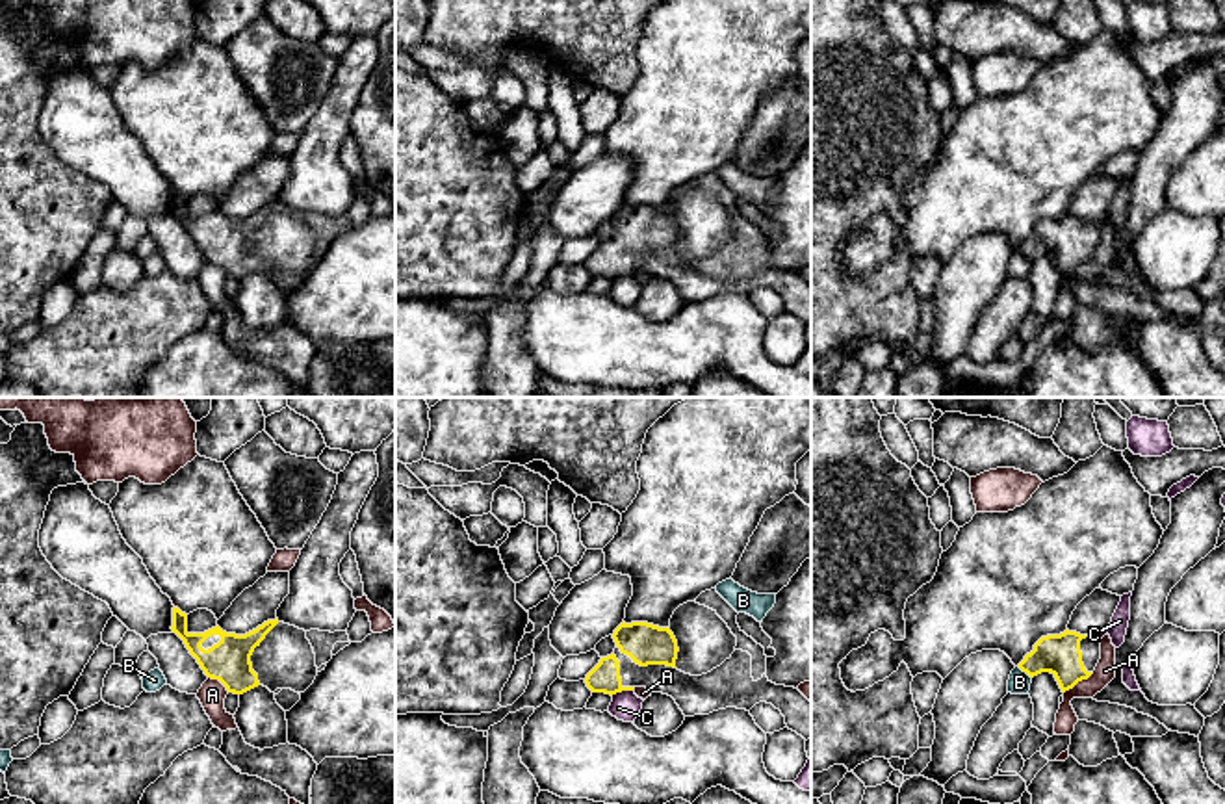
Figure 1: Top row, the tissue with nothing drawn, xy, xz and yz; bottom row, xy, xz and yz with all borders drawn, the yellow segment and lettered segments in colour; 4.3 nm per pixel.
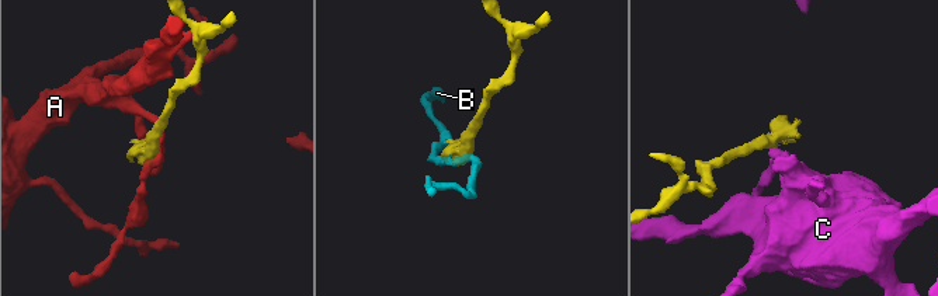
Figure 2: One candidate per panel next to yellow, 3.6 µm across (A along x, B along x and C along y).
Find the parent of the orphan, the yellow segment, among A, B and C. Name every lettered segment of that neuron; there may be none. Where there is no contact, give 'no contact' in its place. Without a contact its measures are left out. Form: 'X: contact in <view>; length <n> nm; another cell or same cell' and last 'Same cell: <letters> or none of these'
A: contact in yz; length 160 nm; another cell
B: contact in yz; length 90 nm; another cell
C: contact in xz; length 100 nm; another cell
Same cell: none of these

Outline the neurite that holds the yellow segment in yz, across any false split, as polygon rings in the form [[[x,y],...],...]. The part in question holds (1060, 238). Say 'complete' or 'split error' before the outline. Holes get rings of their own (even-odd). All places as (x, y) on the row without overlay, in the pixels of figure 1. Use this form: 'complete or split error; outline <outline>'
split error; outline [[[1065,214],[1041,221],[1017,249],[1030,262],[1051,256],[1062,277],[1088,264],[1101,243],[1101,223]]]

